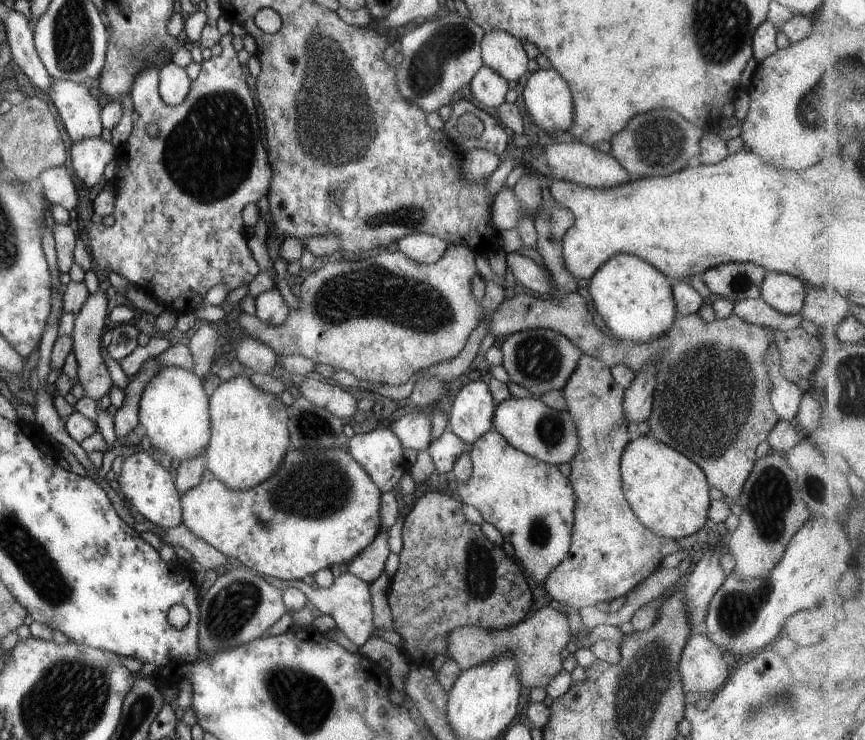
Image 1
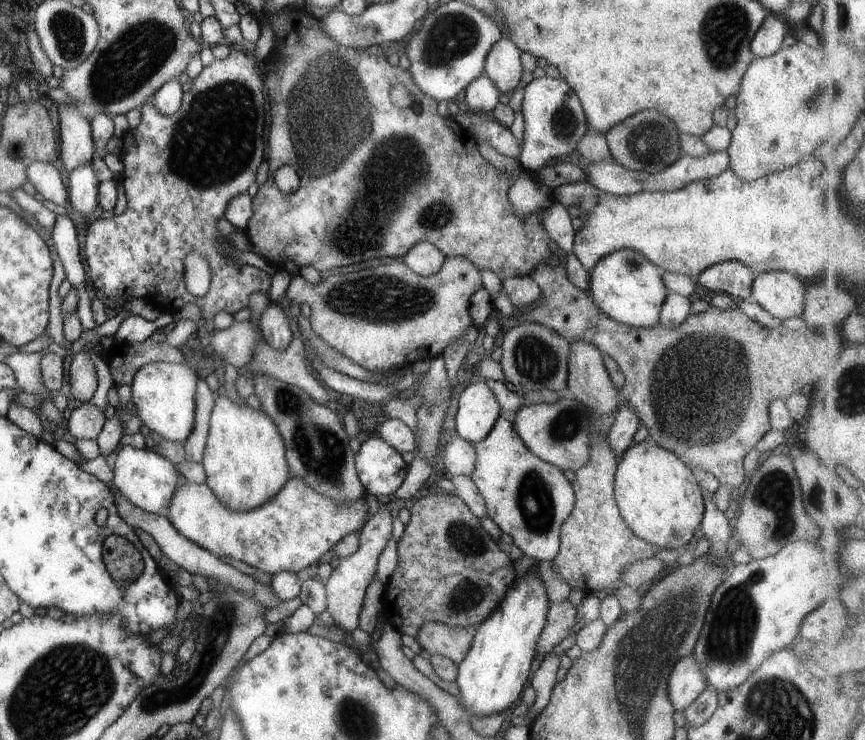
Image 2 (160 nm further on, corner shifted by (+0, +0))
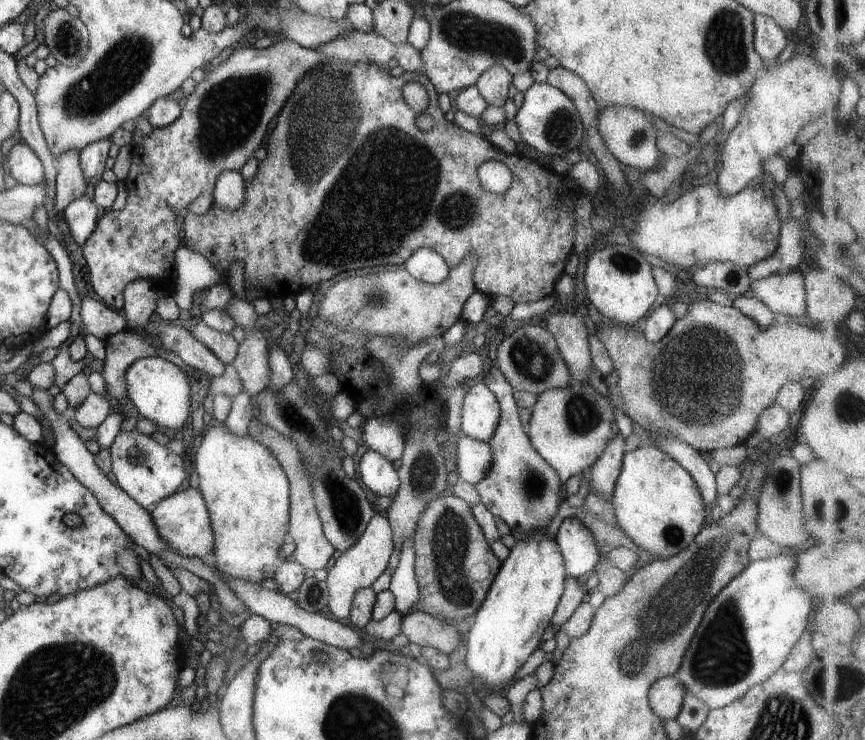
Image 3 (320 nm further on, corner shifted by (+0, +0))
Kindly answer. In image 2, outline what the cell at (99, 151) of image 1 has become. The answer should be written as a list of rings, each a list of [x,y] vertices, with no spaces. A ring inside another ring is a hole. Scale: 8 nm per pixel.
[[[93,159],[69,172],[69,204],[74,212],[85,217],[95,210],[97,204],[98,181],[93,172]]]

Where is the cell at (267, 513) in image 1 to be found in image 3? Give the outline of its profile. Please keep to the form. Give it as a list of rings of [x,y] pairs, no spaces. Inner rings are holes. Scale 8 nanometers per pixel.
[[[187,488],[171,494],[149,510],[149,516],[155,520],[155,528],[159,536],[179,554],[185,557],[201,557],[213,552],[213,530],[209,521],[209,512],[205,500],[197,488]]]

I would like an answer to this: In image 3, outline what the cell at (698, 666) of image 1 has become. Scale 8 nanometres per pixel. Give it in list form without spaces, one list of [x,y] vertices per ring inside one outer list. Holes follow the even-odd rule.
[[[671,674],[655,680],[649,686],[647,700],[649,708],[665,722],[678,716],[685,695],[685,688],[679,682],[679,678]]]

